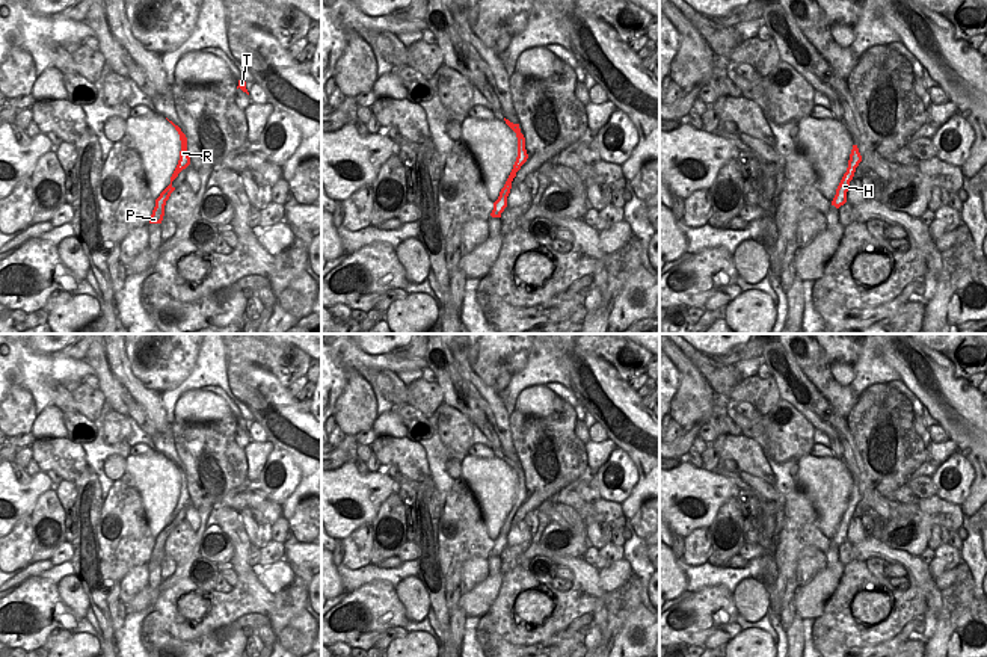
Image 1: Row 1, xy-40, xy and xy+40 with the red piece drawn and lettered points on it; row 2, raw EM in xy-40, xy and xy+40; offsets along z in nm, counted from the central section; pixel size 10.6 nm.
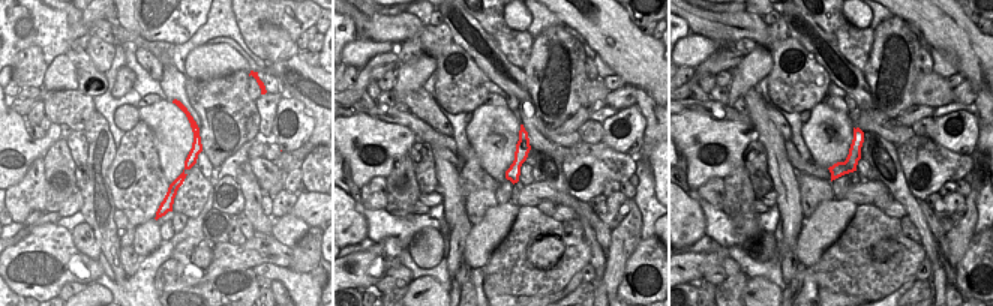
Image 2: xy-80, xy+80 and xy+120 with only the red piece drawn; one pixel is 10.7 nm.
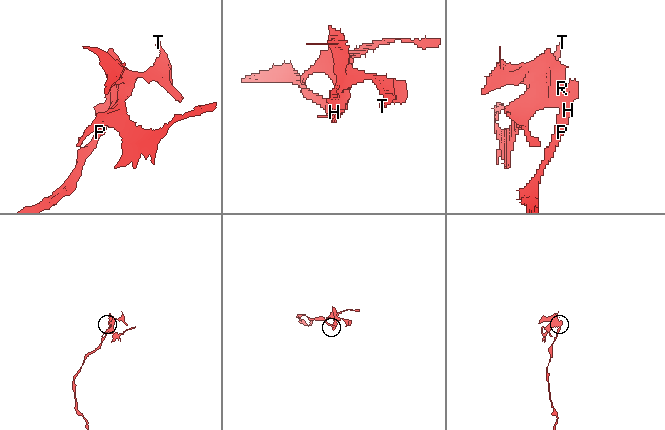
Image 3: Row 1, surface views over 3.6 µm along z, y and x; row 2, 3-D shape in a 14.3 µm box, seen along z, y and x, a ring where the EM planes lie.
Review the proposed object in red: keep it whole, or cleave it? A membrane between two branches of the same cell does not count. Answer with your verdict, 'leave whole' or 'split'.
split

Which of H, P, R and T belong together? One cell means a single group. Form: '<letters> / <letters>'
H R T / P

